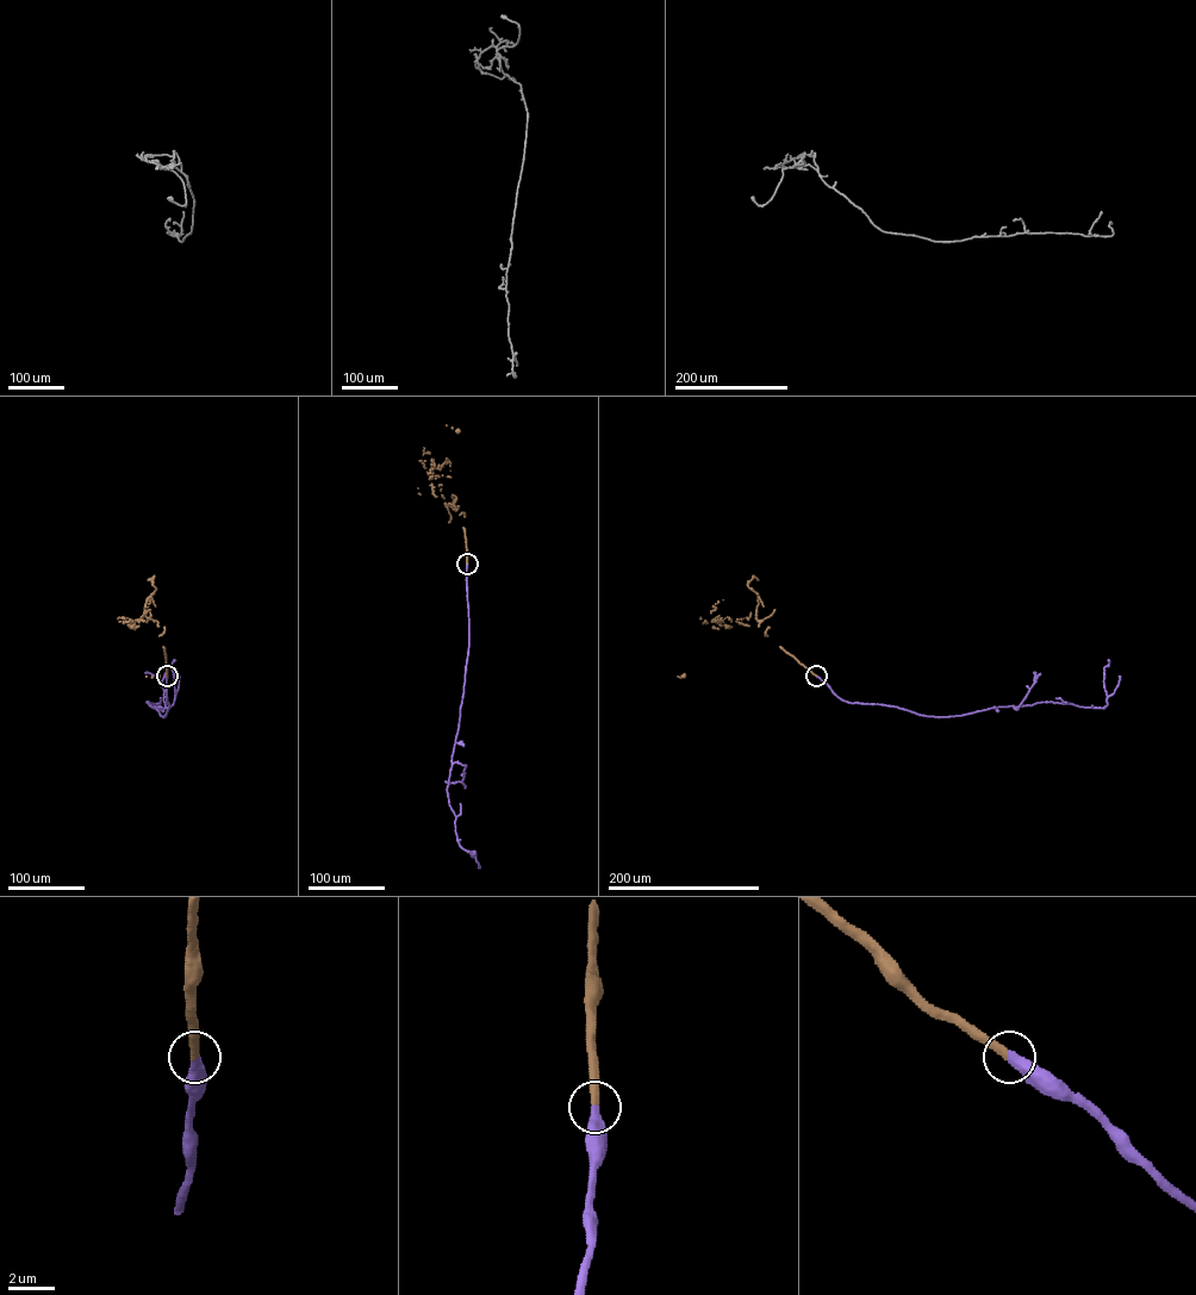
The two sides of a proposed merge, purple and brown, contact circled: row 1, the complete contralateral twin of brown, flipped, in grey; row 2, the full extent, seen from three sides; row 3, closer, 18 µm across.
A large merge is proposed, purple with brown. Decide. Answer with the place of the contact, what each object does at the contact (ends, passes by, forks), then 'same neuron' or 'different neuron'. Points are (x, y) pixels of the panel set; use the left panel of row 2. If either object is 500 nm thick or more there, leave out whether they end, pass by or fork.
place (167, 676); purple ends; brown ends; same neuron

